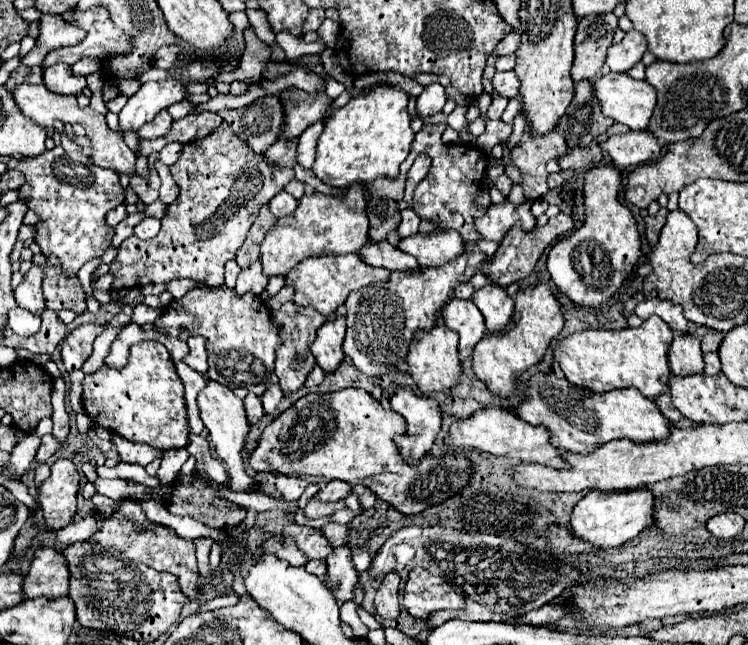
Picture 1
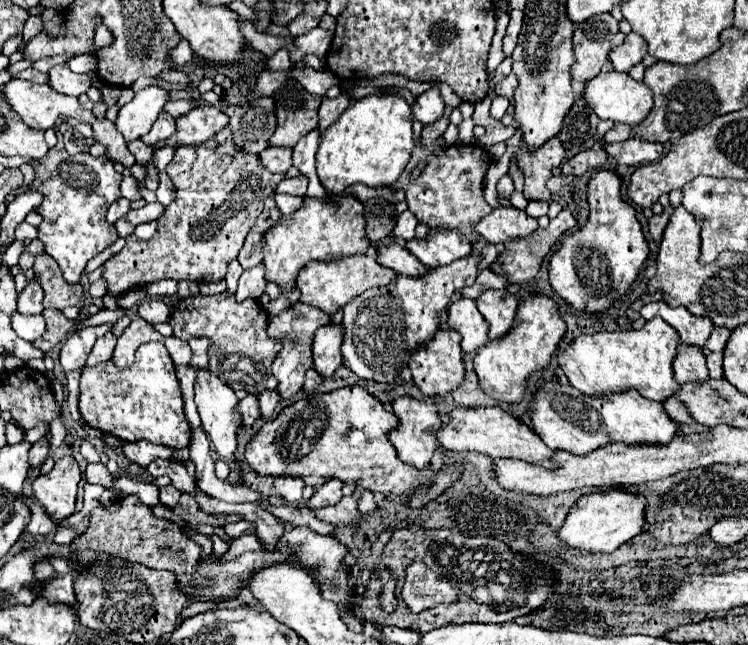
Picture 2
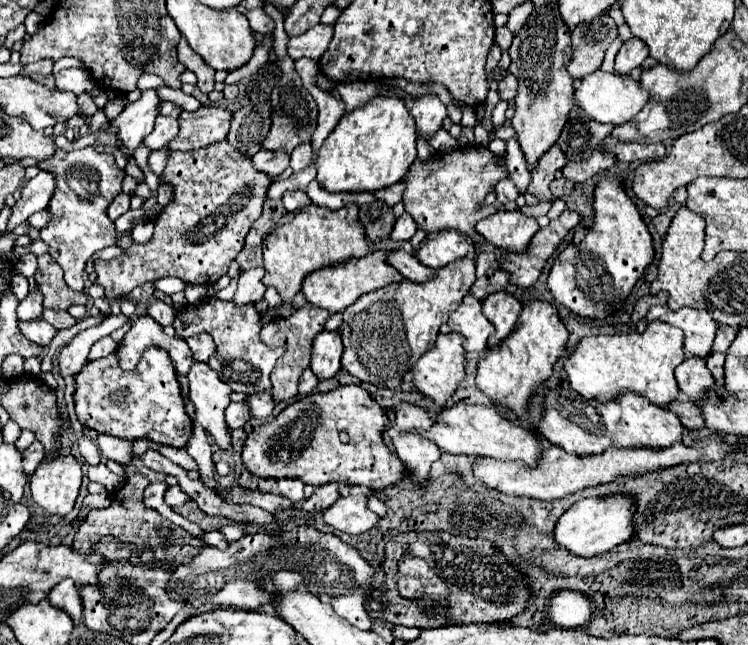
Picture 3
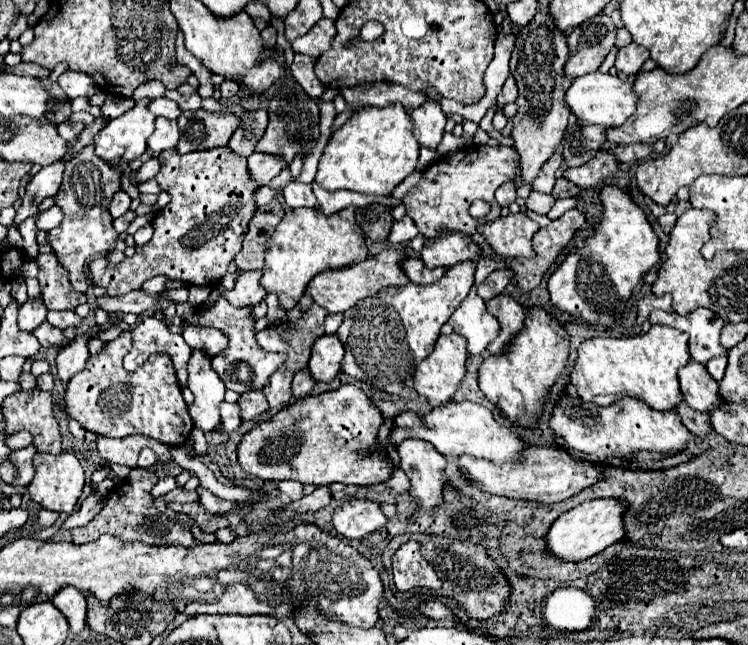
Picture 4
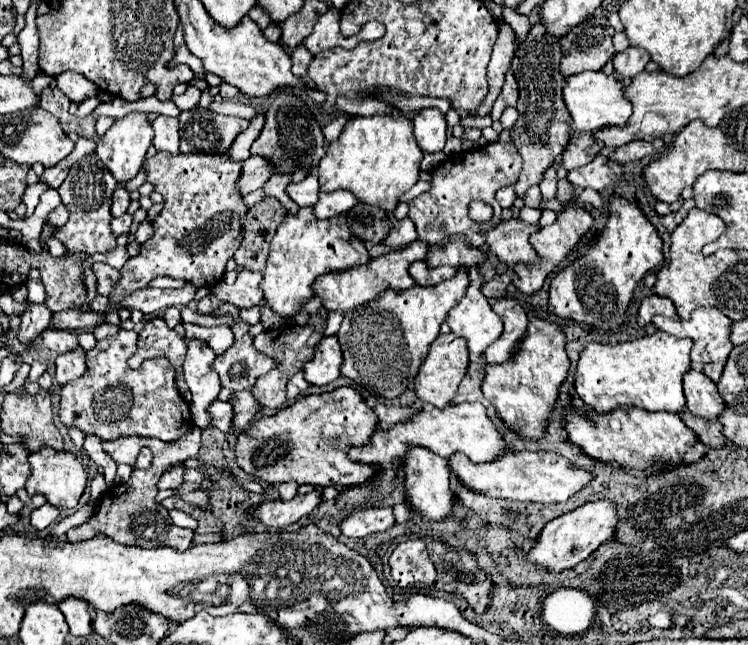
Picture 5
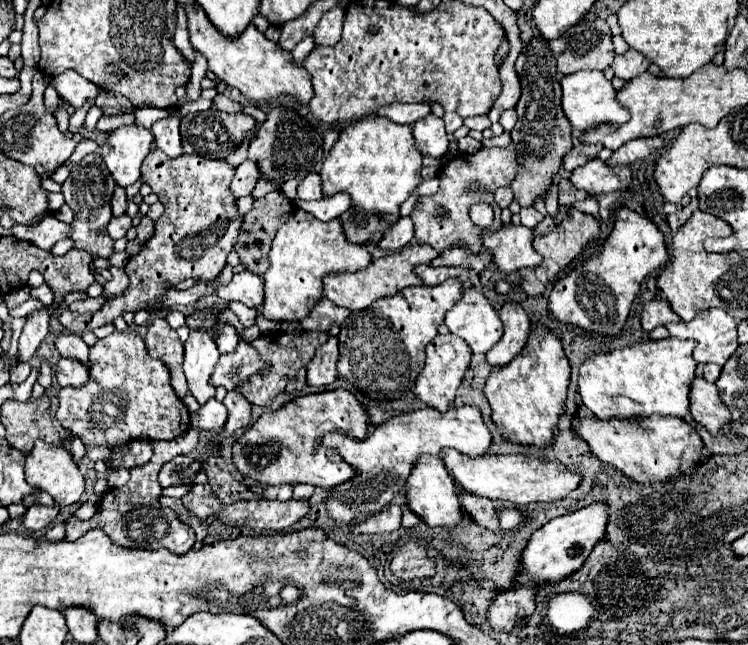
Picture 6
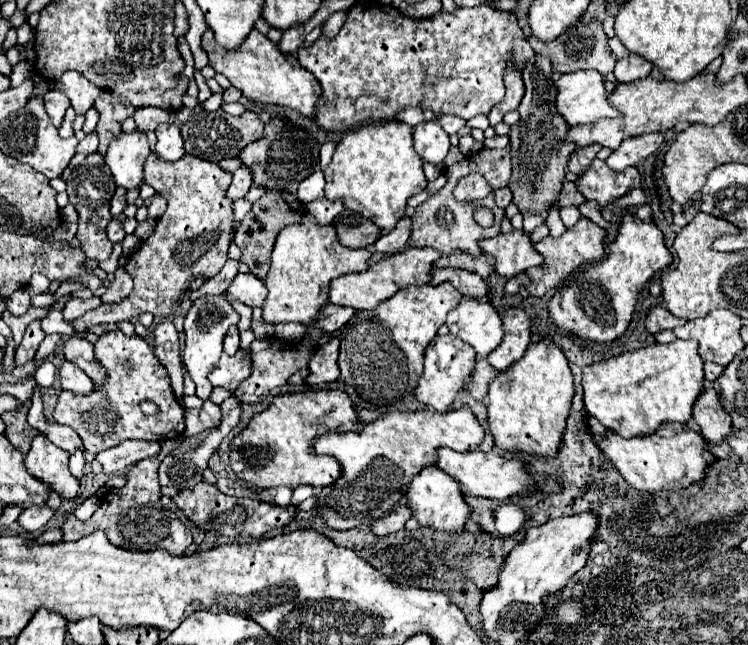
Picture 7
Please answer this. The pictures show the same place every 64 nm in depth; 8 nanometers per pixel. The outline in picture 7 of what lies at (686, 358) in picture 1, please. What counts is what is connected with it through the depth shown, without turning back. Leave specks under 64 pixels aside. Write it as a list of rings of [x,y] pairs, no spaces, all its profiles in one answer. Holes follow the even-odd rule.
[[[710,382],[704,386],[698,404],[694,404],[694,422],[700,426],[704,440],[712,444],[720,444],[732,434],[730,416],[724,406],[720,406],[718,394]]]

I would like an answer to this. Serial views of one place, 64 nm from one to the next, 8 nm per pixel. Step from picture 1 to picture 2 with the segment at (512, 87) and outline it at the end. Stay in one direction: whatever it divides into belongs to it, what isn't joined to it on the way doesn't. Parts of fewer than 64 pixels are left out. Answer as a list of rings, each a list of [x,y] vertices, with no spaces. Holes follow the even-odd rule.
[[[508,74],[506,78],[502,78],[502,80],[500,80],[500,82],[494,86],[494,92],[496,92],[498,96],[504,96],[504,98],[512,100],[514,90],[516,90],[516,84],[518,84],[516,76],[514,76],[514,74]]]

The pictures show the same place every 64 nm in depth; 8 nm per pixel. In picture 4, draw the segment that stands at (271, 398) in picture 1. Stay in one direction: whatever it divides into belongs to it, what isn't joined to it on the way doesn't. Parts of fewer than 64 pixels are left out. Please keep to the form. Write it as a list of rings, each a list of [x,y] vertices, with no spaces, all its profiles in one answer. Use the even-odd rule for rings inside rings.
[[[260,390],[240,394],[238,406],[240,406],[240,418],[242,418],[242,422],[254,420],[264,410],[268,410],[268,402],[266,402],[266,398],[264,398],[264,394]]]

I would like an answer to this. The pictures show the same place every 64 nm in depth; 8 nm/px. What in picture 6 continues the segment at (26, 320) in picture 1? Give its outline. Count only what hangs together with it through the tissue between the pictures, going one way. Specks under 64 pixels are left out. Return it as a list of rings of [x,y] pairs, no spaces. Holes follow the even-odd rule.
[[[62,334],[54,340],[54,346],[58,348],[58,352],[64,358],[74,358],[74,360],[82,362],[86,368],[90,368],[90,362],[88,362],[90,346],[78,334]]]

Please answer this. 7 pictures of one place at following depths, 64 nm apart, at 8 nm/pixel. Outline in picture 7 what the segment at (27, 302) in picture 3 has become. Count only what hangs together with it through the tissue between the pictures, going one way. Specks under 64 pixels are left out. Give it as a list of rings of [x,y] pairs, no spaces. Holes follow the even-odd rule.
[[[32,322],[28,328],[26,328],[26,334],[22,338],[22,344],[18,346],[16,350],[16,366],[22,366],[26,364],[28,360],[34,358],[40,342],[44,340],[44,332],[40,330],[40,322]]]

